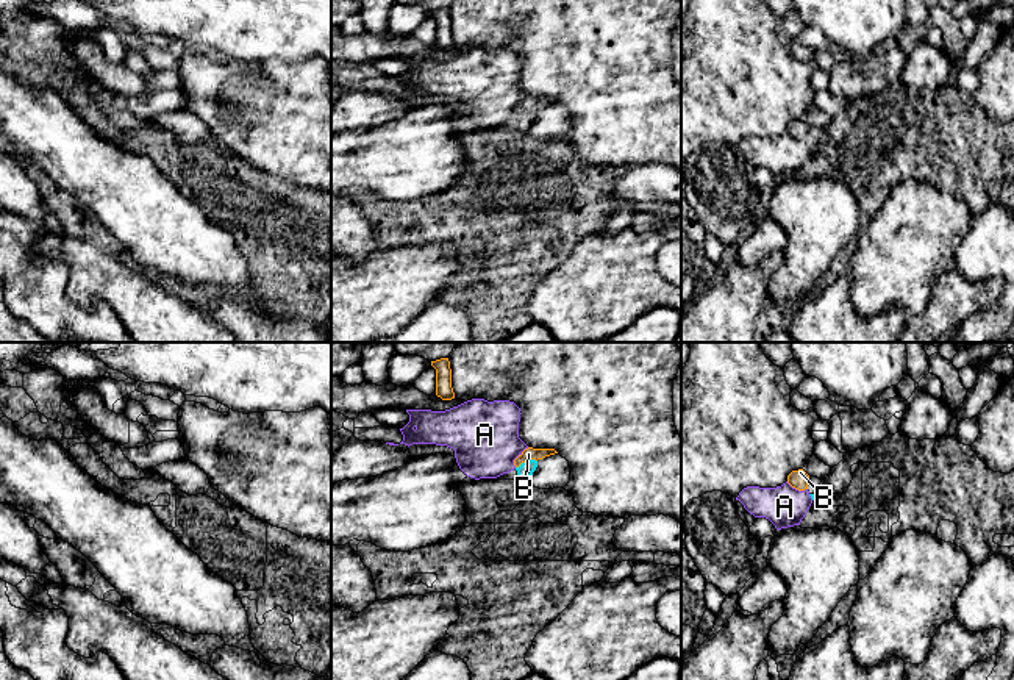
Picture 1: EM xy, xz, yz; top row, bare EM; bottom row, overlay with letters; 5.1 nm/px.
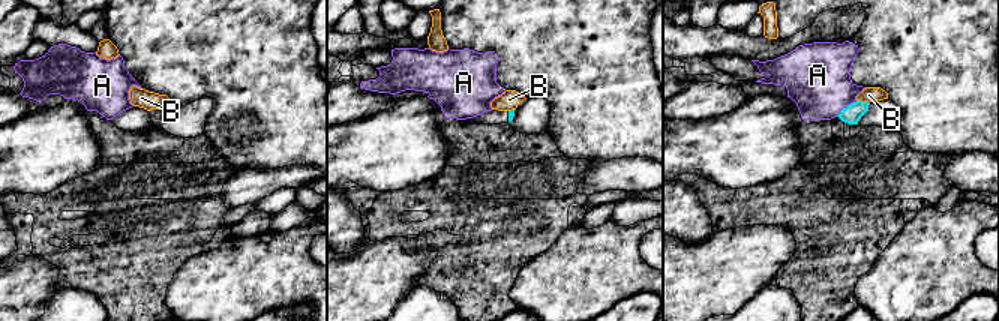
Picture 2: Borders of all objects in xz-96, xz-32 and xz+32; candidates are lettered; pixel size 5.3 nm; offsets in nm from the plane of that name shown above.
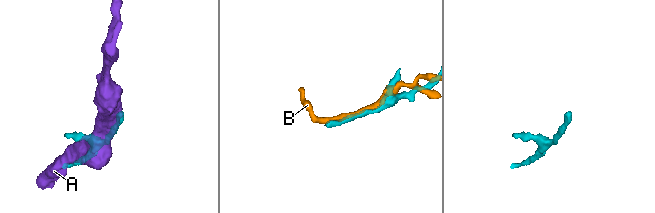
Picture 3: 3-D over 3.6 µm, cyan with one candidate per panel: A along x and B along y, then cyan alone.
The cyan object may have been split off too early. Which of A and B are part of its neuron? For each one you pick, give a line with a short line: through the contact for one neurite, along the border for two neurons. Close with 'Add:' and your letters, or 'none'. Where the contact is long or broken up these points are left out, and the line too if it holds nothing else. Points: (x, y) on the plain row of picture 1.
Add: none

